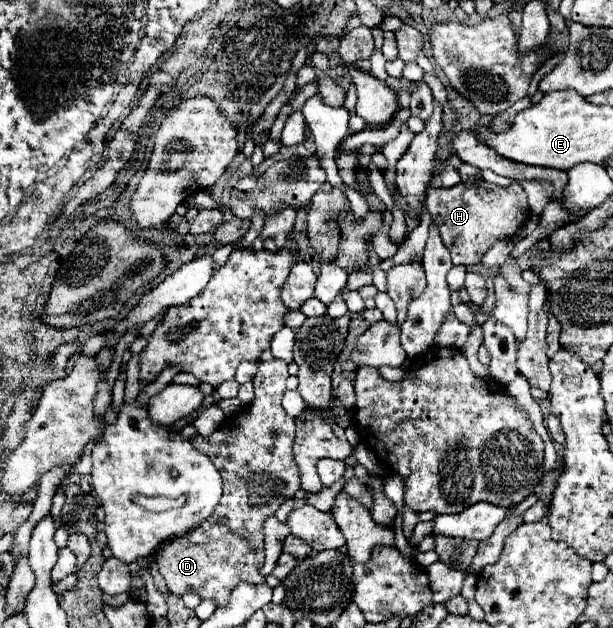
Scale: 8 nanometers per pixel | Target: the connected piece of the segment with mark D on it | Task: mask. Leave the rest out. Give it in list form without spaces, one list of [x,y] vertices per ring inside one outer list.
[[[261,361],[253,379],[255,399],[243,409],[245,413],[233,415],[209,437],[193,437],[193,447],[209,455],[217,467],[223,479],[223,495],[215,513],[199,529],[193,529],[187,537],[165,541],[155,553],[155,563],[175,595],[183,595],[193,587],[201,599],[213,599],[223,605],[239,581],[265,581],[259,575],[265,559],[263,523],[299,489],[299,469],[291,453],[295,421],[281,407],[287,377],[285,361]]]

